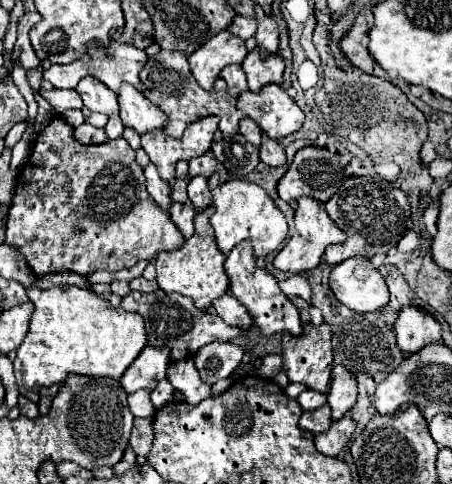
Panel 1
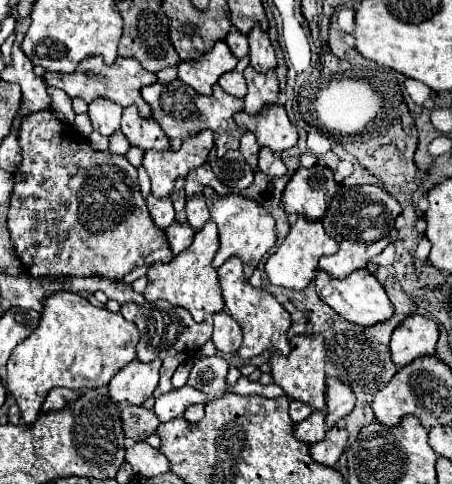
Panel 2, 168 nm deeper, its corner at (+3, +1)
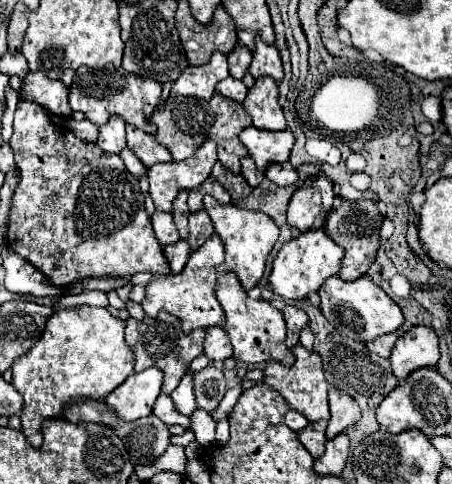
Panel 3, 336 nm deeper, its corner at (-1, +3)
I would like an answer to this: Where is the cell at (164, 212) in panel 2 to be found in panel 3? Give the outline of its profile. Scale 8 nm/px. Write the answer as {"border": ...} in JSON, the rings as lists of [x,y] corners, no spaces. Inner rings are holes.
{"border":[[[155,211],[153,215],[153,231],[155,231],[155,237],[159,241],[159,245],[173,245],[179,241],[179,233],[173,225],[173,215],[171,213],[161,213],[161,211]]]}

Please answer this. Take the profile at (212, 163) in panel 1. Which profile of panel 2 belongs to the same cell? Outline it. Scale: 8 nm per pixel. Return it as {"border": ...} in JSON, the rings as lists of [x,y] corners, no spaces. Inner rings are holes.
{"border":[[[203,163],[201,167],[197,167],[197,171],[191,171],[187,175],[187,183],[185,183],[185,193],[187,195],[197,195],[203,191],[203,187],[213,187],[219,195],[225,195],[229,189],[213,175],[213,169],[209,163]]]}

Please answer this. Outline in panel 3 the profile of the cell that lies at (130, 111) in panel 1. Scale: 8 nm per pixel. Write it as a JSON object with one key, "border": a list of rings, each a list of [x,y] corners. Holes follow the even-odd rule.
{"border":[[[131,125],[127,127],[127,147],[145,163],[145,167],[171,161],[171,153],[163,145],[157,143],[155,135],[143,133]]]}

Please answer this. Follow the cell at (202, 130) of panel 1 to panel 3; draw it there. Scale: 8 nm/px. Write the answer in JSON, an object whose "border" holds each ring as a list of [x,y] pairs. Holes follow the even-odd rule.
{"border":[[[205,141],[197,153],[181,163],[157,163],[149,169],[149,193],[157,211],[171,211],[171,203],[181,189],[199,187],[213,169],[217,151],[213,141]]]}

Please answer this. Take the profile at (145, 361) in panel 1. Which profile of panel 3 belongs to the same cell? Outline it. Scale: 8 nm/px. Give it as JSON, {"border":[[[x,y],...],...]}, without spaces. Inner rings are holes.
{"border":[[[149,367],[141,373],[133,373],[117,389],[113,389],[103,403],[115,411],[123,421],[135,421],[147,417],[153,411],[153,403],[161,391],[163,373],[157,367]]]}

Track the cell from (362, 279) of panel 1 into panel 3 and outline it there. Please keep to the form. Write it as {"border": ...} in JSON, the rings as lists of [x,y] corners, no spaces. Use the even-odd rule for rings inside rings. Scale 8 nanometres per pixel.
{"border":[[[367,275],[355,279],[355,281],[343,281],[341,277],[329,277],[321,291],[321,311],[325,319],[345,337],[359,341],[359,343],[369,343],[375,341],[377,337],[385,333],[393,333],[403,325],[403,313],[399,305],[379,287],[375,285]]]}

